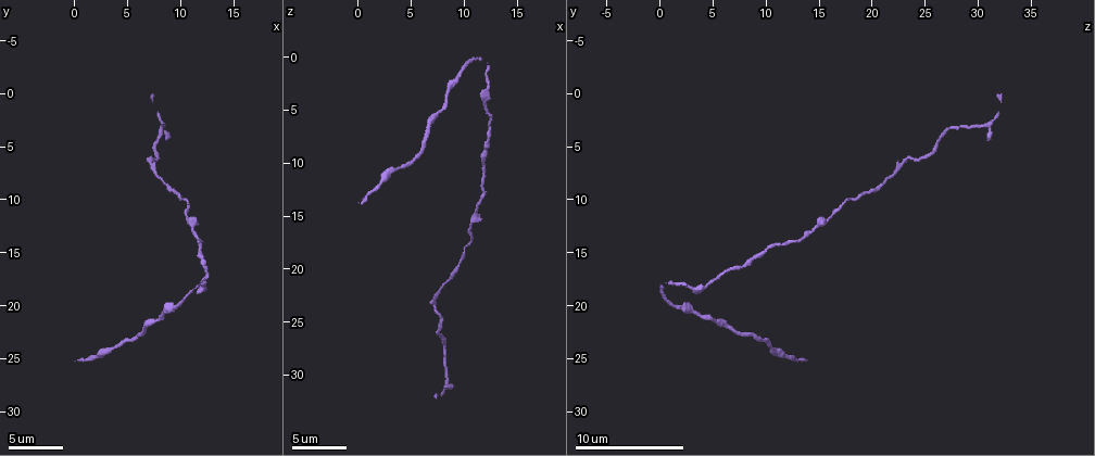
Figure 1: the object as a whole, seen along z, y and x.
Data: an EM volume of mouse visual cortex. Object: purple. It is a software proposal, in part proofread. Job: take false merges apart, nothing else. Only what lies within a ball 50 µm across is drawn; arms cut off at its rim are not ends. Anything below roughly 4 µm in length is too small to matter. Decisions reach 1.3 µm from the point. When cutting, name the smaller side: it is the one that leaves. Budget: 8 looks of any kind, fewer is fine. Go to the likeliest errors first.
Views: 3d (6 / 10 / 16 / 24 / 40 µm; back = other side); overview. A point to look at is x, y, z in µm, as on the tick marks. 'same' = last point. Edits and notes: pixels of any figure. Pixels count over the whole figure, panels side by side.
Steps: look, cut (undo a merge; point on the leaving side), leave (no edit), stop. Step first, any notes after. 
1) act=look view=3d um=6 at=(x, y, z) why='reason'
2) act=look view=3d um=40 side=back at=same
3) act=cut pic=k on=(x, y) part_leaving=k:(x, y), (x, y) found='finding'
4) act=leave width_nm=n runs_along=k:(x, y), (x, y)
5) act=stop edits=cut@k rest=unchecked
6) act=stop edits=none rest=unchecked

act=look view=3d um=16 at=(10.6, 11.6, 16.2) why='sudden change in width'

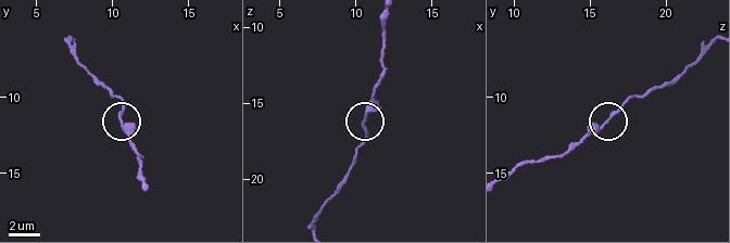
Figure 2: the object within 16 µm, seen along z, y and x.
act=leave width_nm=210 runs_along=2:(504, 178), (523, 165), (562, 157), (646, 90) found='one neuron here'

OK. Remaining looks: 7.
act=look view=3d um=16 at=(8.2, 3.4, 27.0) why='thick turns thin'

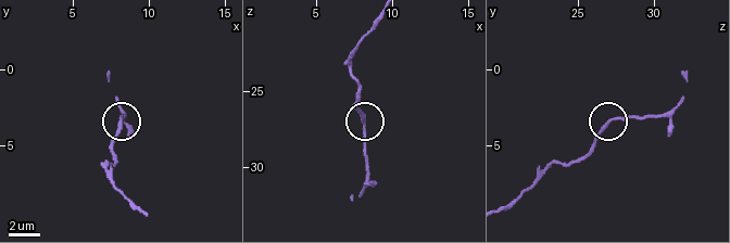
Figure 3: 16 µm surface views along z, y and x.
act=leave runs_along=3:(506, 208), (550, 167), (581, 158), (608, 122), (645, 116) found='continuous, no second neuron'

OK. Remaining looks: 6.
act=look view=3d um=16 at=(8.4, 8.0, 21.4) why='narrows sharply'

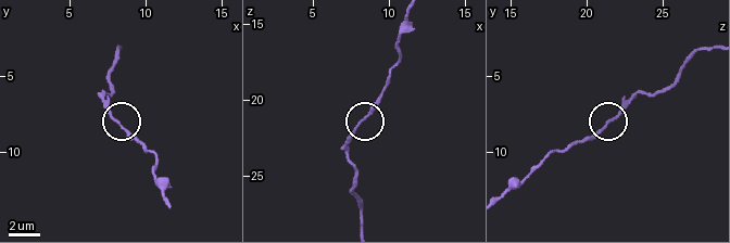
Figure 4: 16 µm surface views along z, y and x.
act=look view=3d um=6 at=(8.2, 8.2, 21.4) why='zoom in'

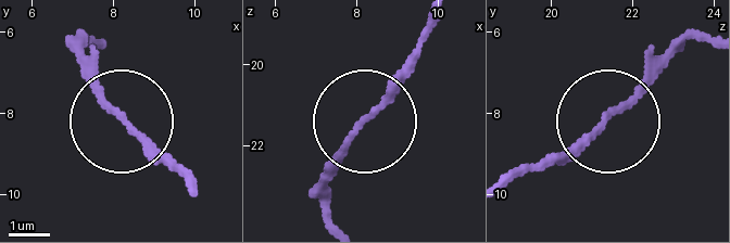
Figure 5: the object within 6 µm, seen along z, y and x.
act=leave width_nm=140 runs_along=5:(514, 183), (576, 152), (676, 51) found='one neuron here'

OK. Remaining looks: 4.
act=look view=3d um=10 at=(11.8, 14.4, 10.4) why='calibre changes'

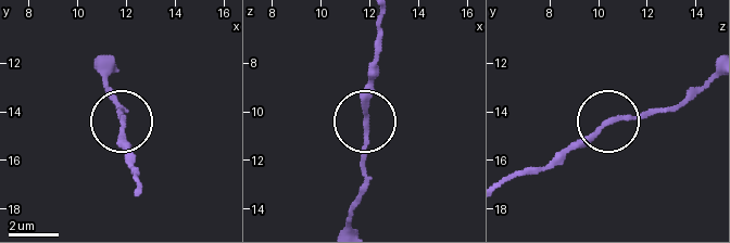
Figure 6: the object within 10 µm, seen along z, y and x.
act=look view=3d um=10 side=back at=(11.8, 14.3, 10.6) why='other side'

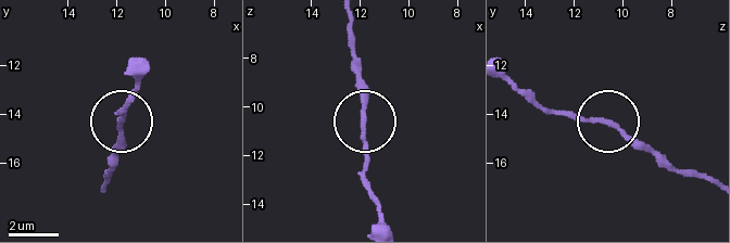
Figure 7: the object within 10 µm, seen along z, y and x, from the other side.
act=leave width_nm=190 runs_along=7:(649, 146), (632, 144), (601, 122), (548, 116) found='one neuron here'

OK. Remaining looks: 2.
act=stop edits=none rest=unchecked

